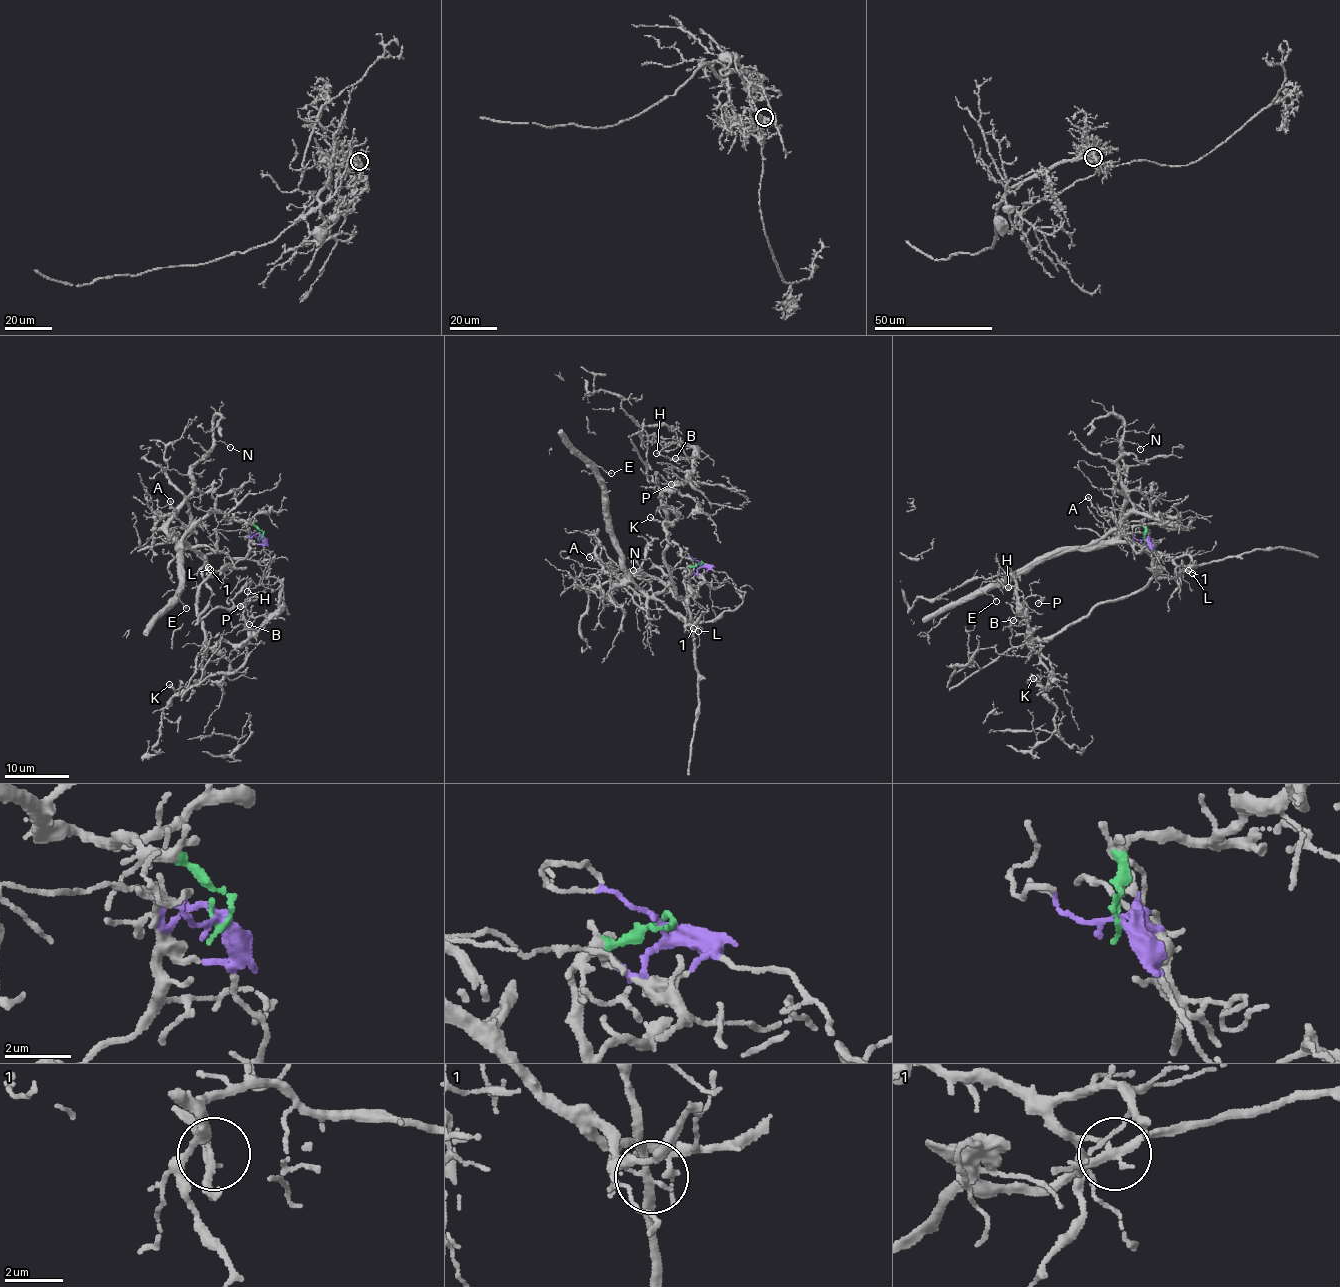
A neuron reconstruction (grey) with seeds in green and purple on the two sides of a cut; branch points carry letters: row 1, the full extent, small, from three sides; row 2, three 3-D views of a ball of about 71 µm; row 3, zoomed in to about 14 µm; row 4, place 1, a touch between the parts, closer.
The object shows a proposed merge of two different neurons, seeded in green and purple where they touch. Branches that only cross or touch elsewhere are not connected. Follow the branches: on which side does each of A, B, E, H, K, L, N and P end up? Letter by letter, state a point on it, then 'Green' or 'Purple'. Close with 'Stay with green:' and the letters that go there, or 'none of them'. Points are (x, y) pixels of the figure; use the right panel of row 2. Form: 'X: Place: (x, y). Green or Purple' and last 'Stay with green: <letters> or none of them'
A: Place: (1088, 497). Green
B: Place: (1013, 620). Purple
E: Place: (996, 601). Green
H: Place: (1008, 587). Purple
K: Place: (1033, 678). Purple
L: Place: (1192, 573). Green
N: Place: (1140, 449). Green
P: Place: (1038, 603). Purple
Stay with green: A, E, L, N

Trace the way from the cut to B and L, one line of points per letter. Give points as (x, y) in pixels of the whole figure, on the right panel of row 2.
B: (1144, 540), (1156, 573), (1136, 592), (1044, 639), (1028, 641), (1022, 613), (1012, 620)
L: (1144, 540), (1149, 523), (1170, 522), (1129, 513), (1123, 527), (1132, 539), (1192, 573)

